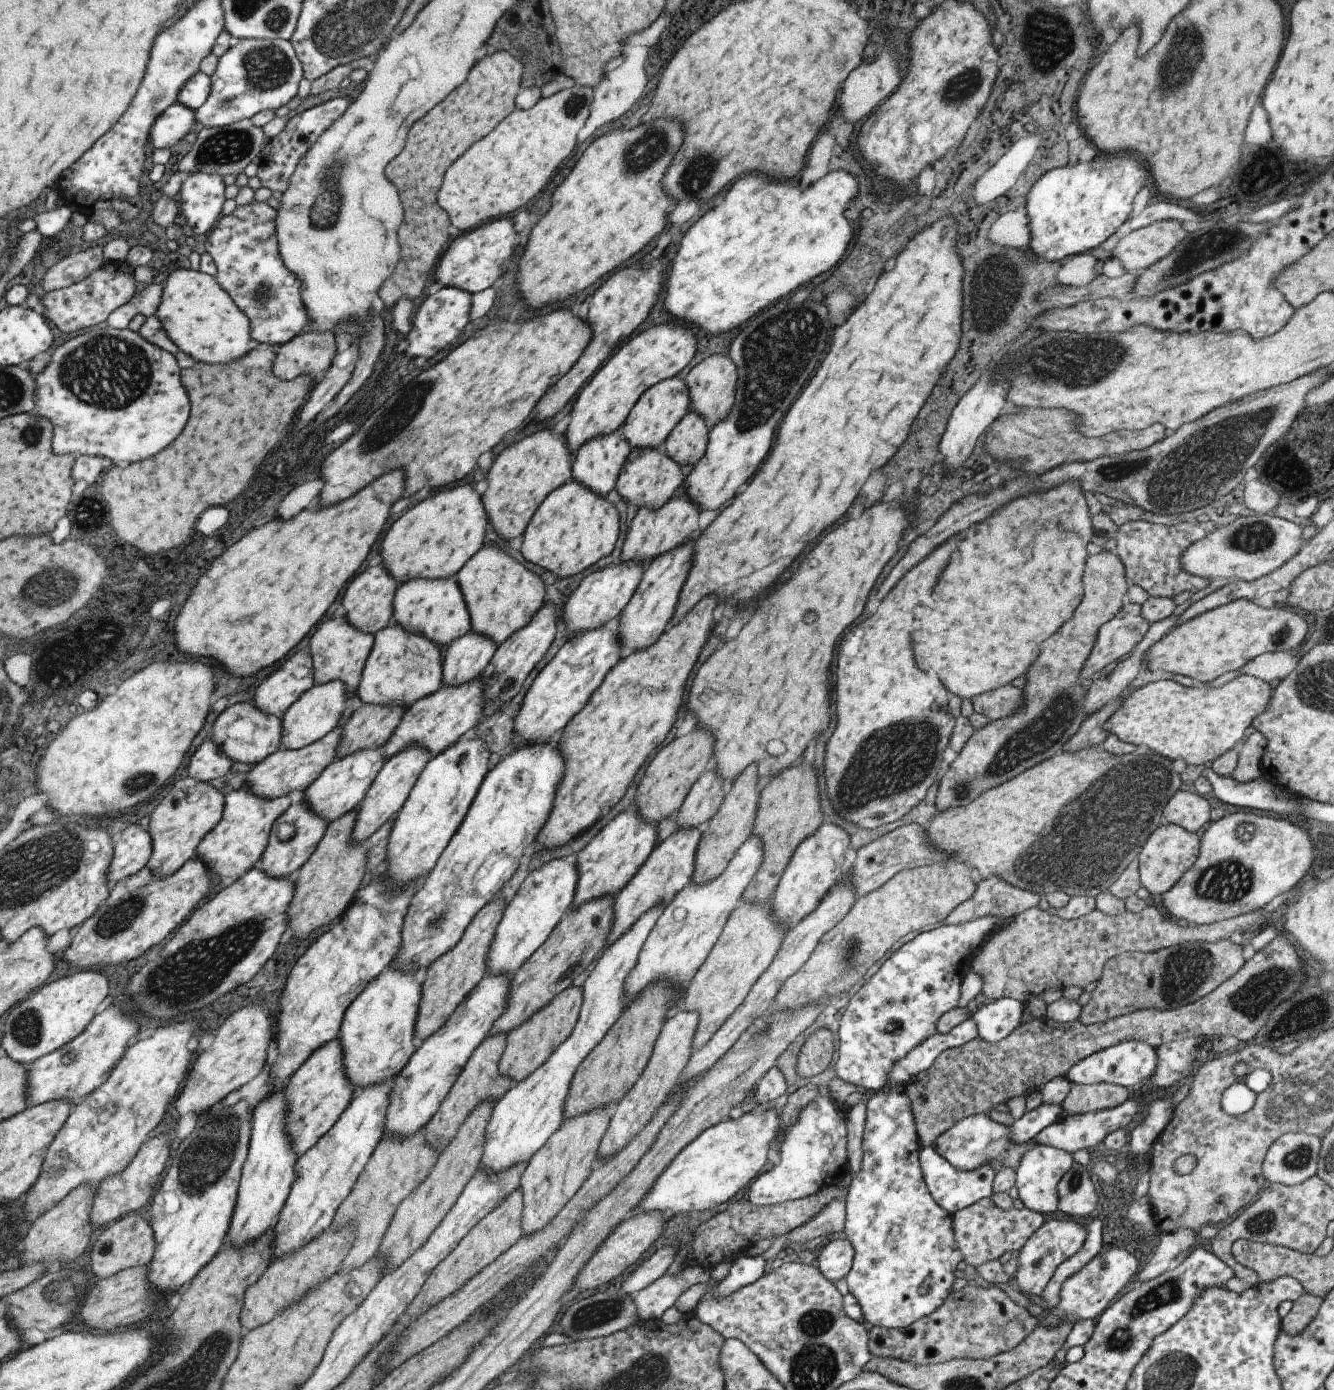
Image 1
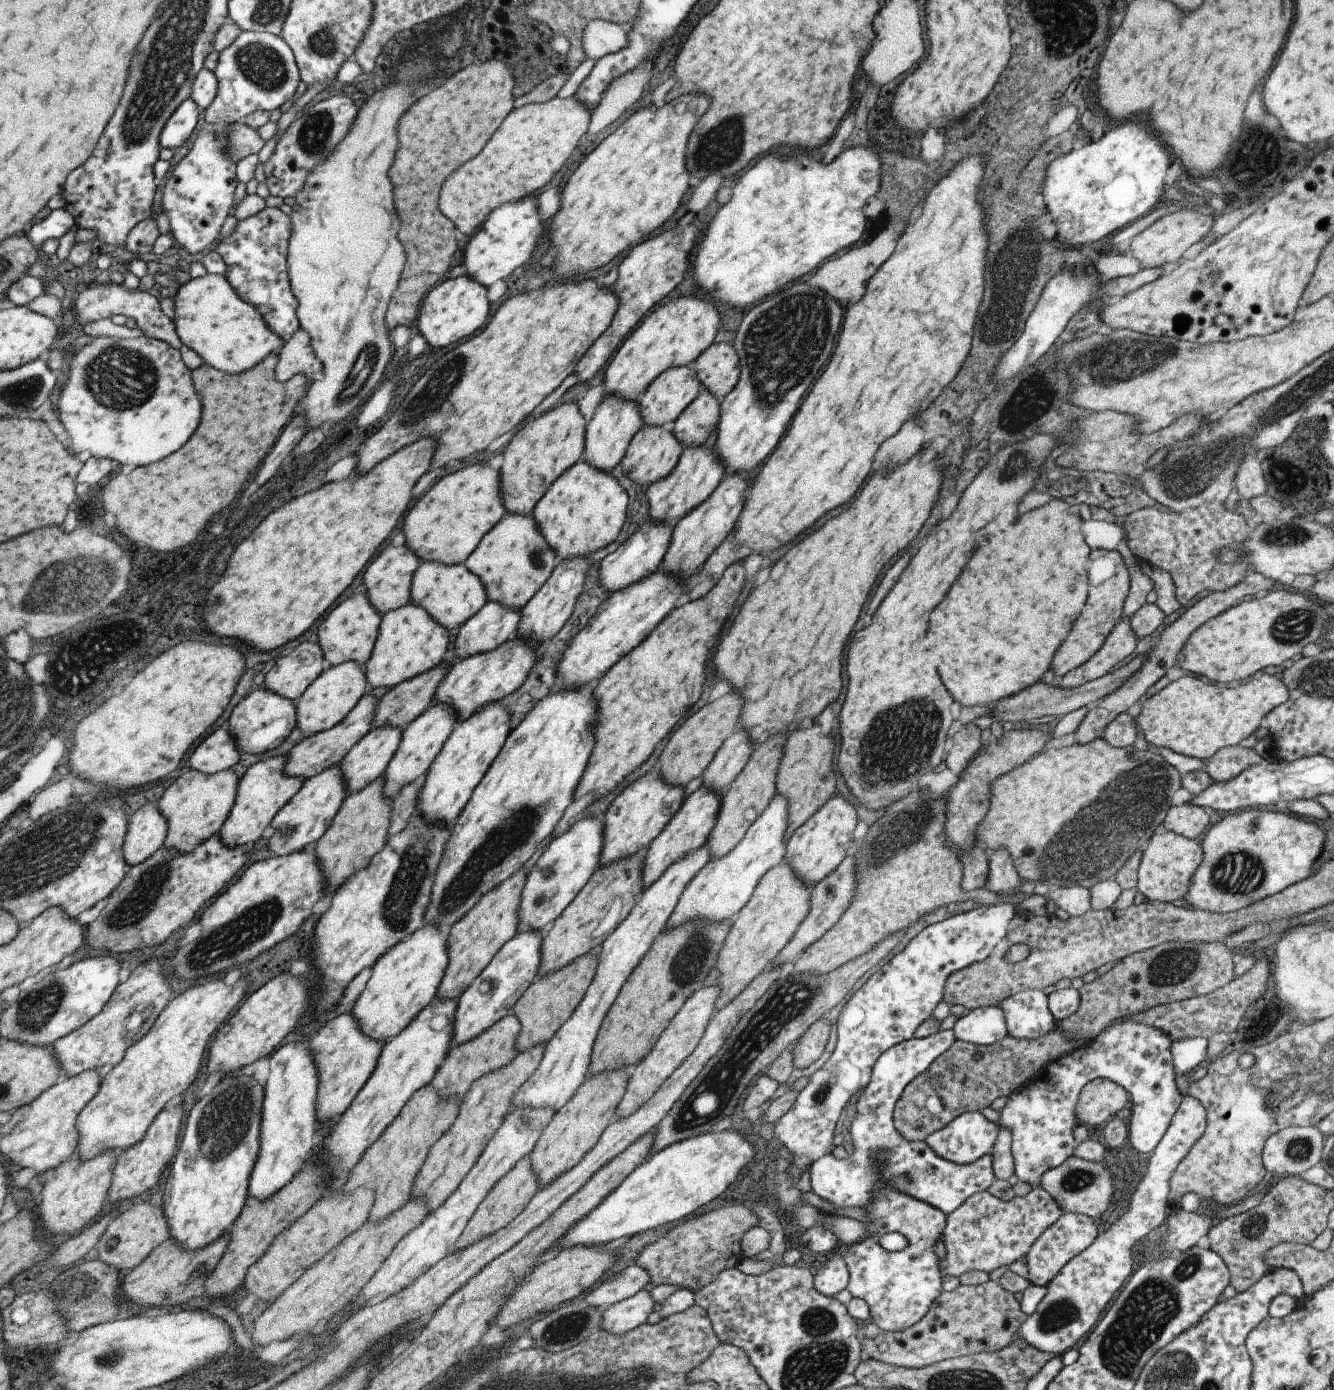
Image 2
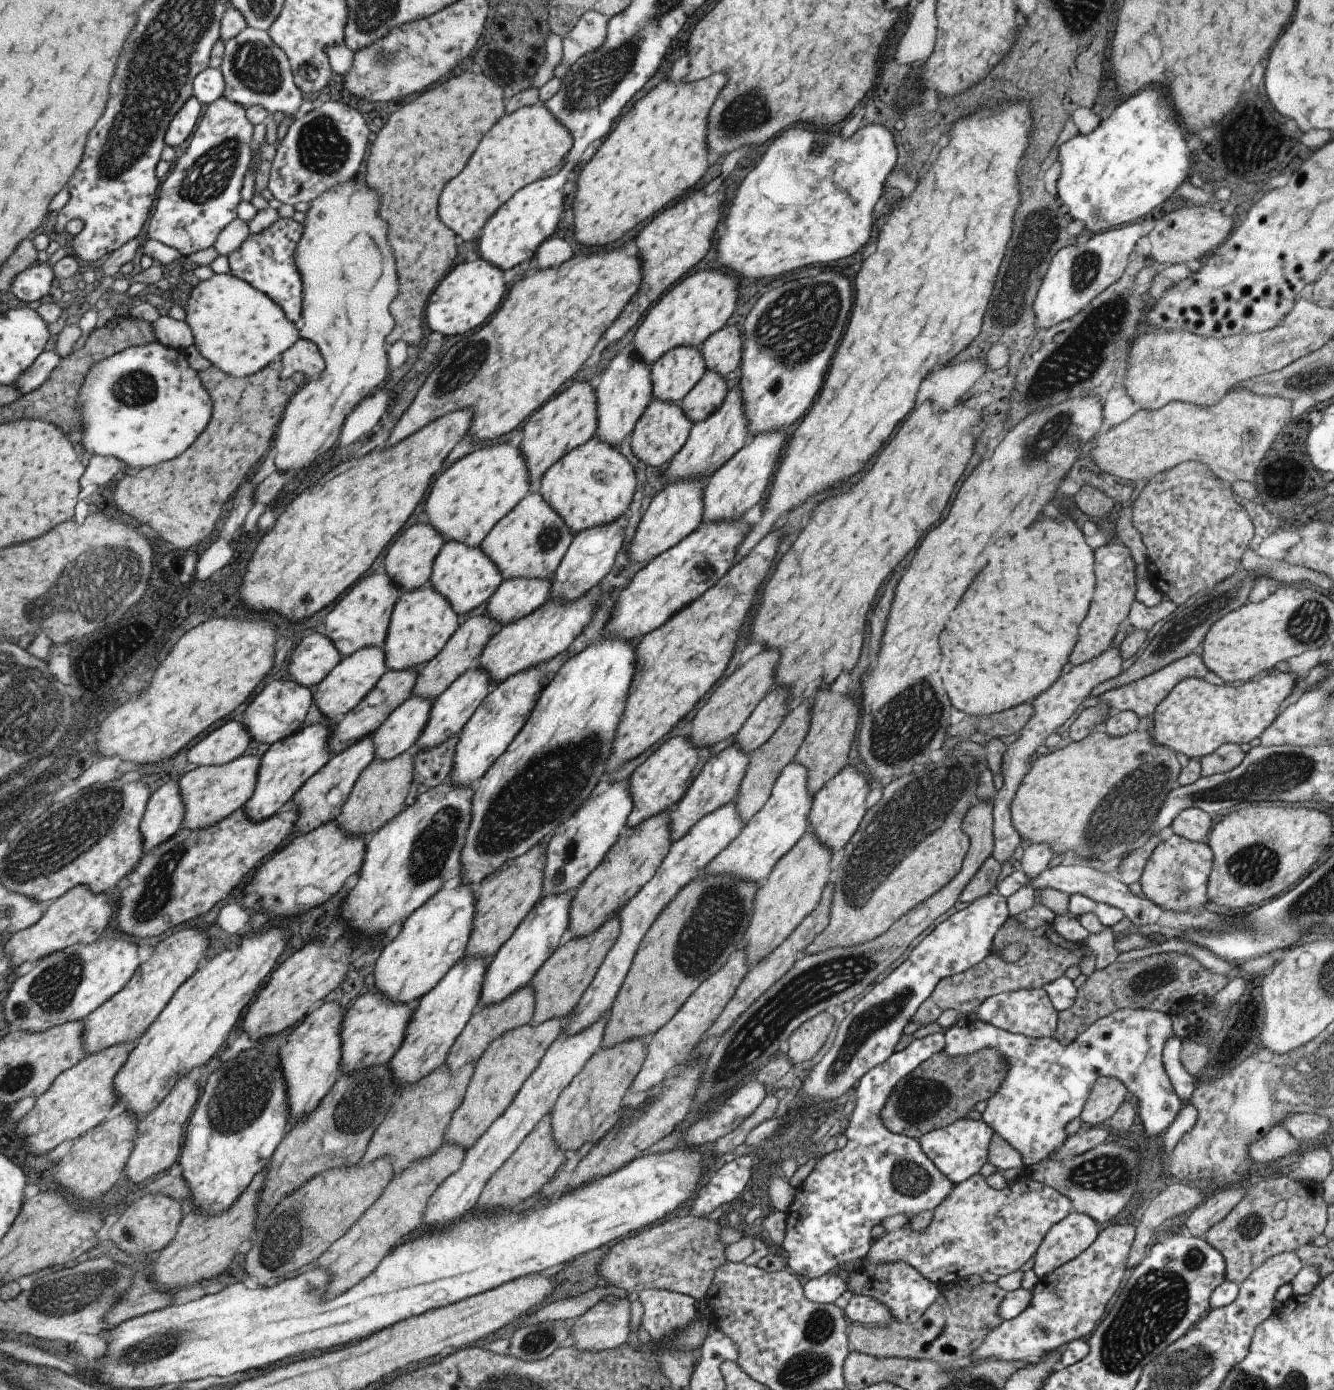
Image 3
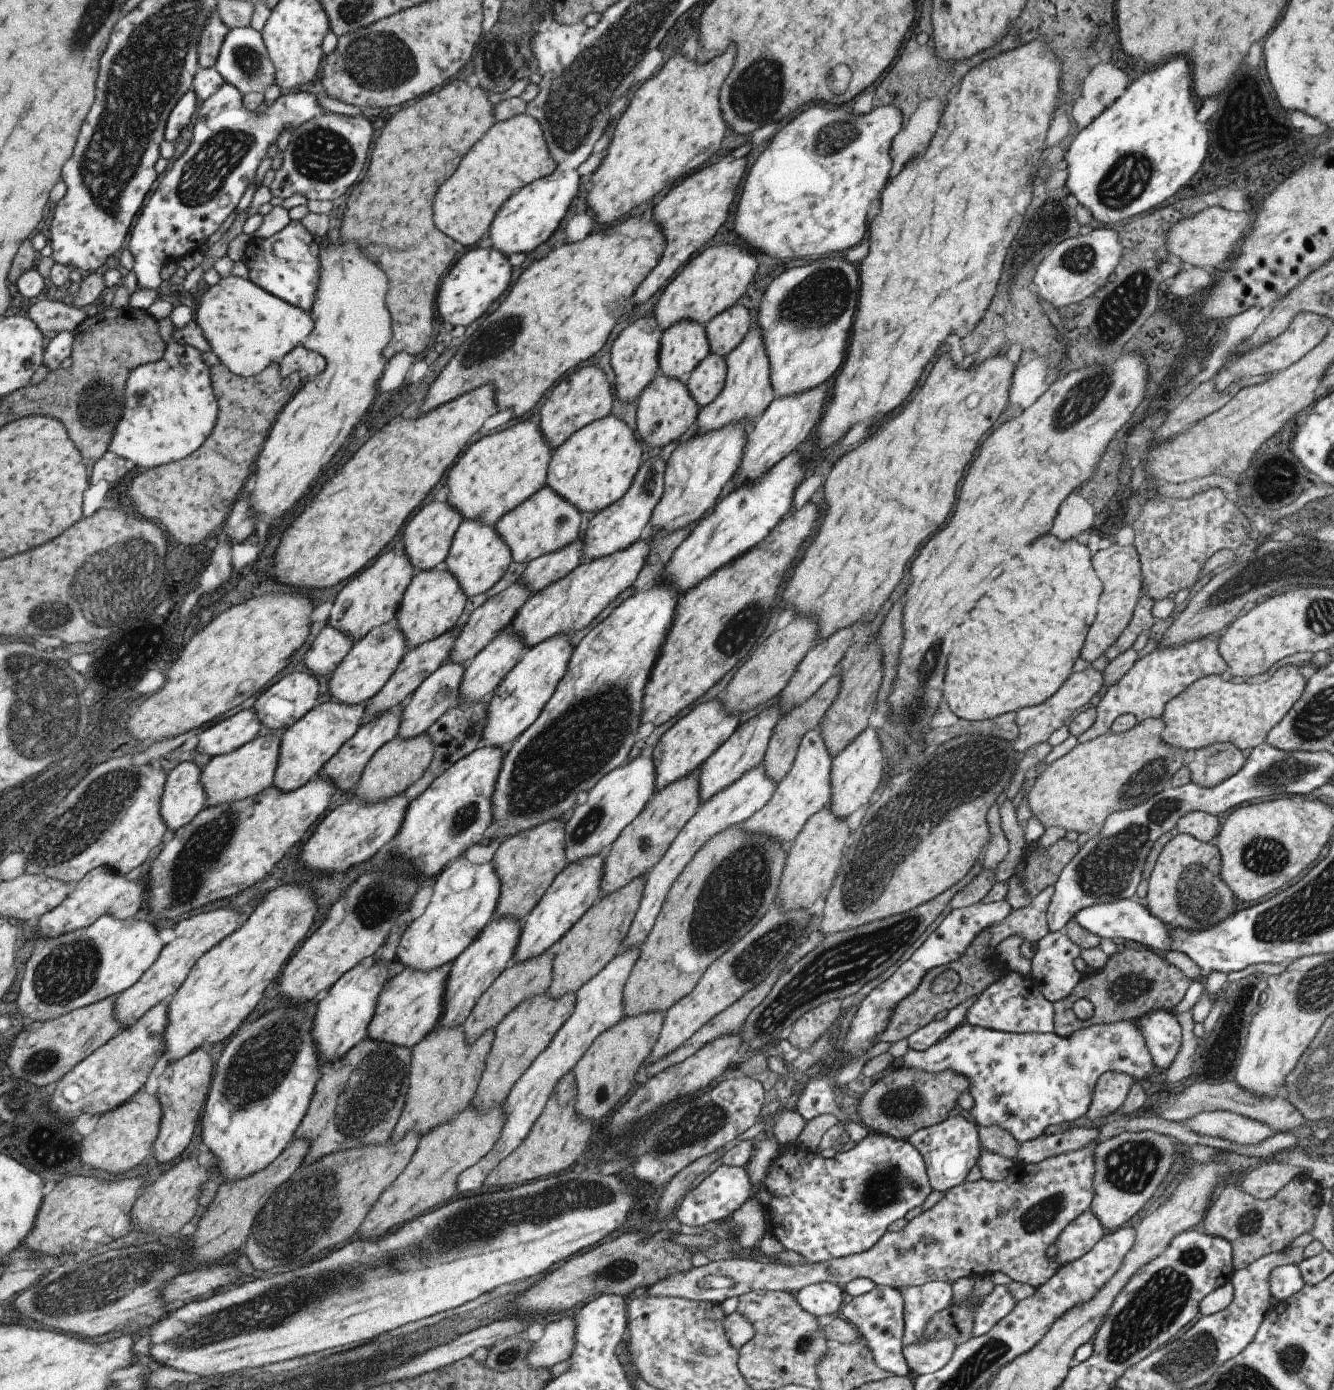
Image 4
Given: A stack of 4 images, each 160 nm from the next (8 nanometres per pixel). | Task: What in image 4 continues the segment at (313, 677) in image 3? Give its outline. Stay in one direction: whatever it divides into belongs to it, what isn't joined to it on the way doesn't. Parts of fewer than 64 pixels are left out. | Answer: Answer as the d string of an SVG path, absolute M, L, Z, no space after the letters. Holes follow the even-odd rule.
M325 625L309 645L303 663L313 674L325 676L347 656L353 641L331 625Z

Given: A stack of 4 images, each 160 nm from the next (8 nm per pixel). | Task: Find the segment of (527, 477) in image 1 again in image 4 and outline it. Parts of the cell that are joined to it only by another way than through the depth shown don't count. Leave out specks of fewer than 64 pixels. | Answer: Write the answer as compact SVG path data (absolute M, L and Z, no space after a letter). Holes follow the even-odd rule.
M583 368L583 370L577 370L575 374L567 376L565 380L559 380L538 411L538 428L546 445L553 449L553 452L586 424L609 415L613 399L611 384L607 382L607 378L600 368Z

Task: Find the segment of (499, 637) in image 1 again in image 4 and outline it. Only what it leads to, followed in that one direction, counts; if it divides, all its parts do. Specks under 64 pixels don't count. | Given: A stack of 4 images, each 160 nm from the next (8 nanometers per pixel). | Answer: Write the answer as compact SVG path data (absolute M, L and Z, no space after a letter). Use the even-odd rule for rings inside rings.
M544 485L519 506L499 518L493 526L502 541L508 545L512 561L527 564L537 557L559 550L577 540L585 520L586 516L571 503L565 502L565 499Z

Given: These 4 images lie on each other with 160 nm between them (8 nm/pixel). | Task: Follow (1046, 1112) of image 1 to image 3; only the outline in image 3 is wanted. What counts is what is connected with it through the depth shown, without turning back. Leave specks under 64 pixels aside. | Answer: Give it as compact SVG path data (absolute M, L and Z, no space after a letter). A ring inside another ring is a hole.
M933 1033L911 1041L904 1049L897 1048L881 1064L868 1070L853 1086L855 1099L851 1102L851 1118L844 1132L847 1142L841 1149L819 1157L801 1185L795 1188L795 1196L786 1212L786 1231L780 1246L787 1252L786 1268L798 1277L812 1279L829 1273L833 1266L845 1266L863 1259L873 1239L869 1231L886 1216L911 1215L933 1210L954 1189L953 1184L925 1156L918 1139L889 1132L880 1117L881 1109L893 1087L921 1062L937 1054L944 1045L944 1035Z

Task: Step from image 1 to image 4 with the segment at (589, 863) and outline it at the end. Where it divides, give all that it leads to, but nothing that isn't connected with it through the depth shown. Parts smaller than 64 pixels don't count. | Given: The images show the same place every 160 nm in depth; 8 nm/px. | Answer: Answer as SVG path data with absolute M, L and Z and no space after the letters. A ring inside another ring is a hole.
M714 699L693 708L666 730L648 752L656 772L654 790L660 791L668 784L691 775L702 762L736 729L739 715L724 710L724 703Z

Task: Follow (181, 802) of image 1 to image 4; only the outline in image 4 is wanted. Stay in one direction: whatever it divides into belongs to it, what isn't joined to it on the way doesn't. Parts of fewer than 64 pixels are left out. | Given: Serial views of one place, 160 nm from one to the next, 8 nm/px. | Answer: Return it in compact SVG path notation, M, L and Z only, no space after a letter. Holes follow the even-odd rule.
M273 735L259 736L239 750L211 758L203 768L203 784L208 792L207 807L244 802L261 794L273 786L279 764L279 738L273 738Z

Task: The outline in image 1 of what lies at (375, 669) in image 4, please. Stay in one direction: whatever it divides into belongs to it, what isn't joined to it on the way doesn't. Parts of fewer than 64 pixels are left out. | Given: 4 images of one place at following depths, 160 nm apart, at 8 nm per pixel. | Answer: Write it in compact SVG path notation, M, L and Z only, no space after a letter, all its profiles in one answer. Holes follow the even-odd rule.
M329 681L321 685L313 685L291 709L282 717L283 719L283 742L281 748L297 750L309 746L318 738L324 737L333 730L339 722L341 711L347 699L348 688L342 681Z

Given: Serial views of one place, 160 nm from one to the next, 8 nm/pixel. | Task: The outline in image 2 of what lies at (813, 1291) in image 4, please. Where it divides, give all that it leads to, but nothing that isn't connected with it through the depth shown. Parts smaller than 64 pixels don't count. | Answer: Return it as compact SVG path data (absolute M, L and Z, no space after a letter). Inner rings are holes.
M840 1253L825 1257L820 1261L820 1264L821 1266L812 1276L815 1290L825 1296L833 1296L846 1288L848 1270Z

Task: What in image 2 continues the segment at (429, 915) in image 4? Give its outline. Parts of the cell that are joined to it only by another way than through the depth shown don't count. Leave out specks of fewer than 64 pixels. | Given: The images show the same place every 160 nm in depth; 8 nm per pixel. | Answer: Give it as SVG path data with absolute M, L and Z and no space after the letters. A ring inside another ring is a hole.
M428 923L408 937L396 942L383 956L379 957L371 969L371 975L365 987L355 1000L350 1014L359 1020L360 1030L365 1035L387 1044L388 1040L399 1034L436 996L445 965L448 961L447 932L439 931Z

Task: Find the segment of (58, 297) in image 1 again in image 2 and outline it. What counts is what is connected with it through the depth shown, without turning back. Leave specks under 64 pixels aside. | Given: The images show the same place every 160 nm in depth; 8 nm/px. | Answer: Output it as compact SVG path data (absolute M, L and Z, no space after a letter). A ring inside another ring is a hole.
M103 276L89 278L87 287L80 293L75 302L72 302L71 314L75 315L77 321L86 328L87 326L94 325L97 320L103 318L112 318L117 315L125 315L128 318L134 318L138 322L138 328L144 332L145 335L151 338L156 338L161 341L168 342L177 350L184 345L176 329L176 323L168 314L162 309L160 301L155 295L147 291L132 291L123 288L122 283L110 283L109 280Z

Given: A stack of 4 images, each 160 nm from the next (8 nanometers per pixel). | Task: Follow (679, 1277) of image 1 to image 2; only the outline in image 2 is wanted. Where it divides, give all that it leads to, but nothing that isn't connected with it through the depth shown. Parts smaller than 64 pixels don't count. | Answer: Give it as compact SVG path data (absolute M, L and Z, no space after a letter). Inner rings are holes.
M641 1289L625 1300L613 1303L605 1308L600 1320L600 1328L608 1333L624 1333L645 1323L649 1312L653 1310L653 1298L649 1291Z

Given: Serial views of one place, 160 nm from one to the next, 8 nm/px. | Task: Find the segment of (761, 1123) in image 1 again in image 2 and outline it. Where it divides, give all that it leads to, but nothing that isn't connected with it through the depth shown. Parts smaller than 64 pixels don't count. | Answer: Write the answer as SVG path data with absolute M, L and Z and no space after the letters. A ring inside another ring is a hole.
M732 1129L719 1132L708 1131L705 1134L698 1134L683 1139L681 1142L670 1144L636 1166L615 1190L612 1190L589 1214L585 1215L585 1218L566 1231L555 1248L559 1252L559 1250L568 1249L573 1245L617 1243L631 1235L645 1232L649 1228L677 1222L681 1218L689 1216L691 1212L695 1212L699 1206L721 1196L721 1193L729 1188L729 1184L739 1178L737 1175L741 1169L747 1168L753 1154L753 1147L747 1141L746 1136Z

